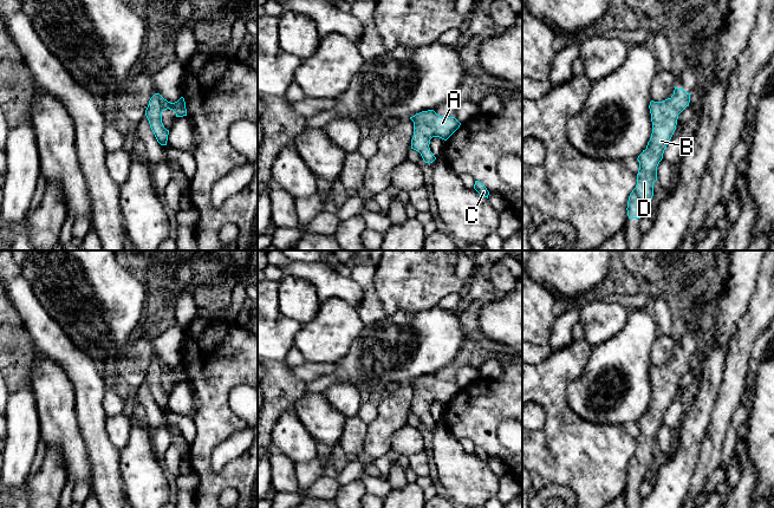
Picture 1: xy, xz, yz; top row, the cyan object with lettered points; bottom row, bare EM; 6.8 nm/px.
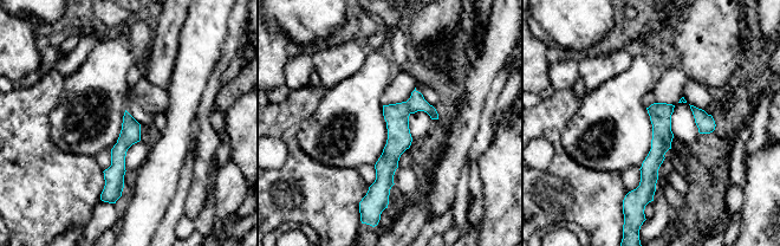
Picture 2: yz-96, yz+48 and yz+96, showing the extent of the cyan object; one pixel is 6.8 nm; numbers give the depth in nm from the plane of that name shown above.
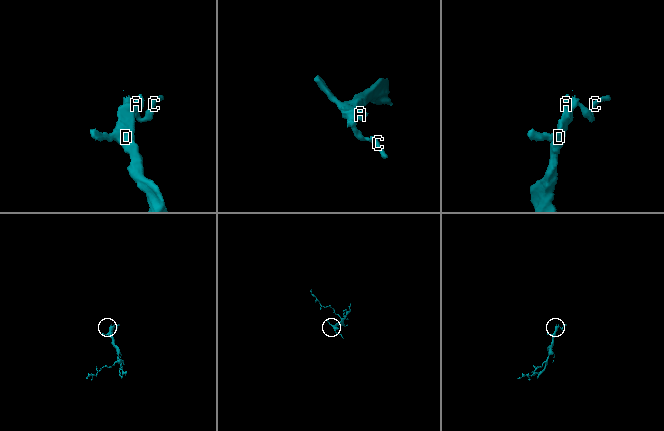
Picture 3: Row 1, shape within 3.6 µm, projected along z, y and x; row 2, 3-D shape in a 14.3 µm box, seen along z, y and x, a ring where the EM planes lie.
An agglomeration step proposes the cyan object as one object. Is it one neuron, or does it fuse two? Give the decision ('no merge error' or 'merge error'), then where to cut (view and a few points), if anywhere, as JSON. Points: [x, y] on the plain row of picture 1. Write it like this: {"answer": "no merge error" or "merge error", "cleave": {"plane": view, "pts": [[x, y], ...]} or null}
{"answer": "no merge error", "cleave": null}

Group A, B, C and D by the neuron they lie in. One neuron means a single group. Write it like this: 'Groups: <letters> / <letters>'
Groups: A B C D

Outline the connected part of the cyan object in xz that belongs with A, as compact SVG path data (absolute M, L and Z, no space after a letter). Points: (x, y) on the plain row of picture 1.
M434 375L422 376L410 382L414 386L411 413L418 416L425 428L432 428L436 422L430 416L432 402L447 405L461 390L455 382L440 380Z

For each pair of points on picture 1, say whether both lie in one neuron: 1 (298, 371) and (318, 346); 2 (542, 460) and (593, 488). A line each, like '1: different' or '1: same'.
1: different
2: same

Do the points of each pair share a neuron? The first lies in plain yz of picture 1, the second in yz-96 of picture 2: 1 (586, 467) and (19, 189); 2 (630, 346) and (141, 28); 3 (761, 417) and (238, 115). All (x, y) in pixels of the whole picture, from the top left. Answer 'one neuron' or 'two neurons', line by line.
1: one neuron
2: one neuron
3: one neuron

